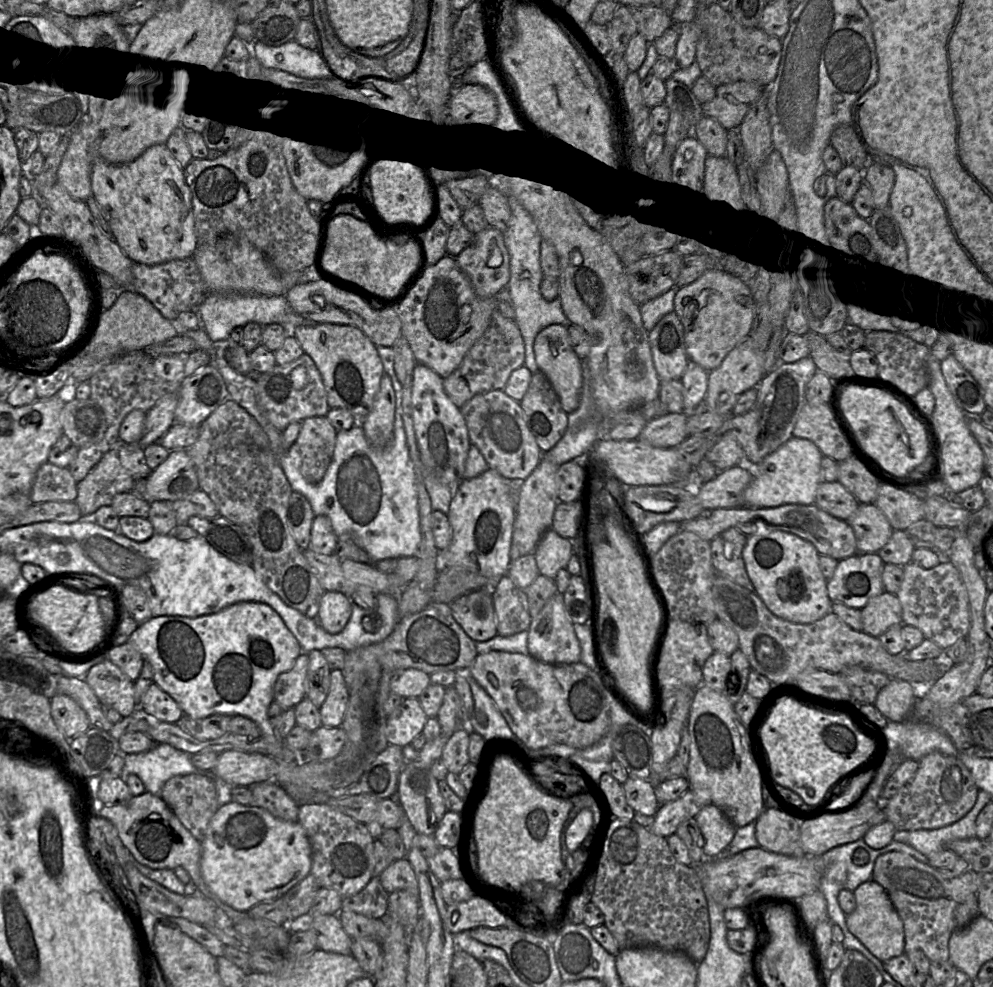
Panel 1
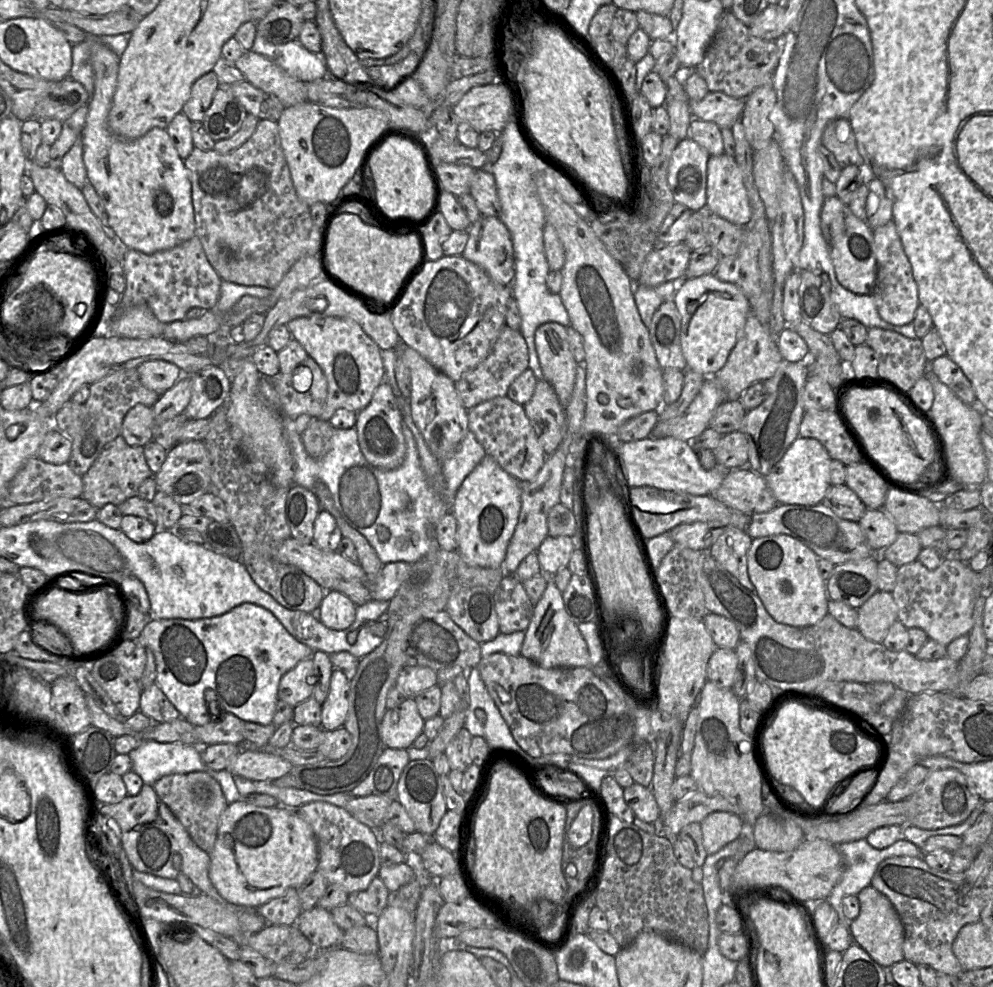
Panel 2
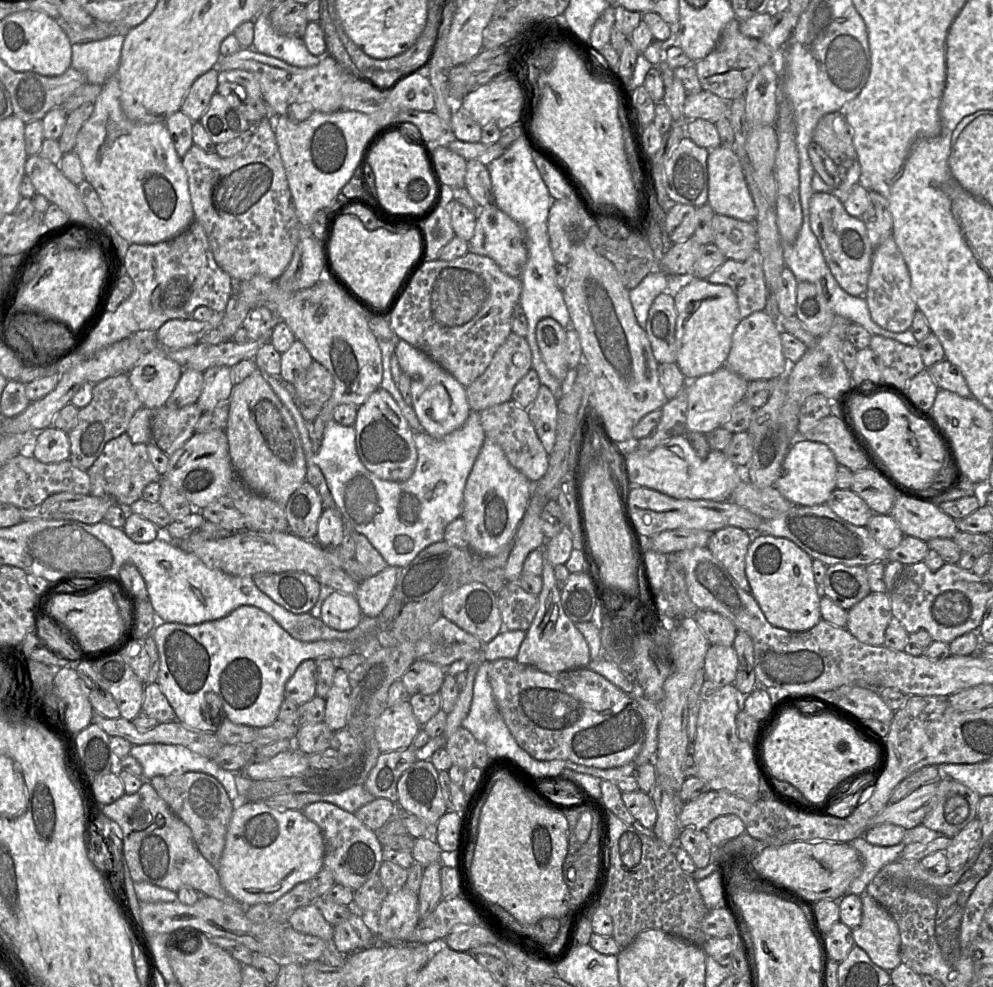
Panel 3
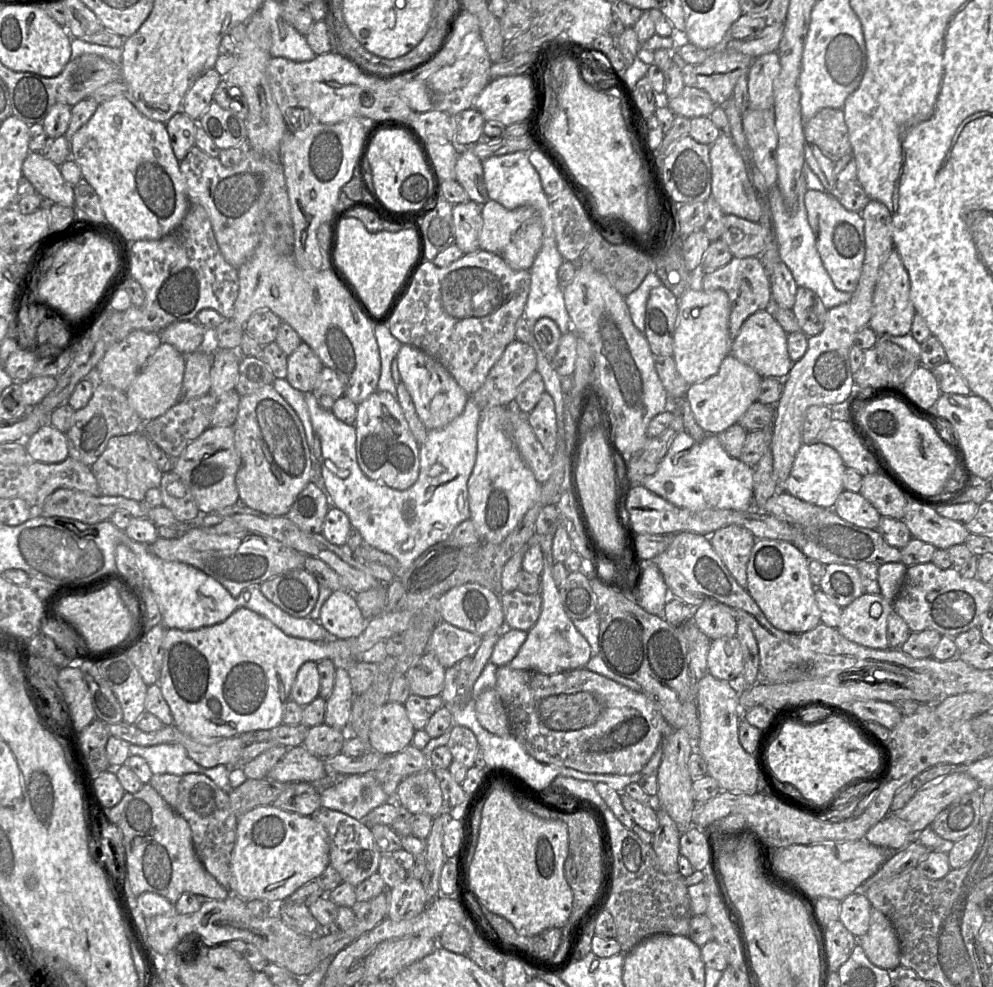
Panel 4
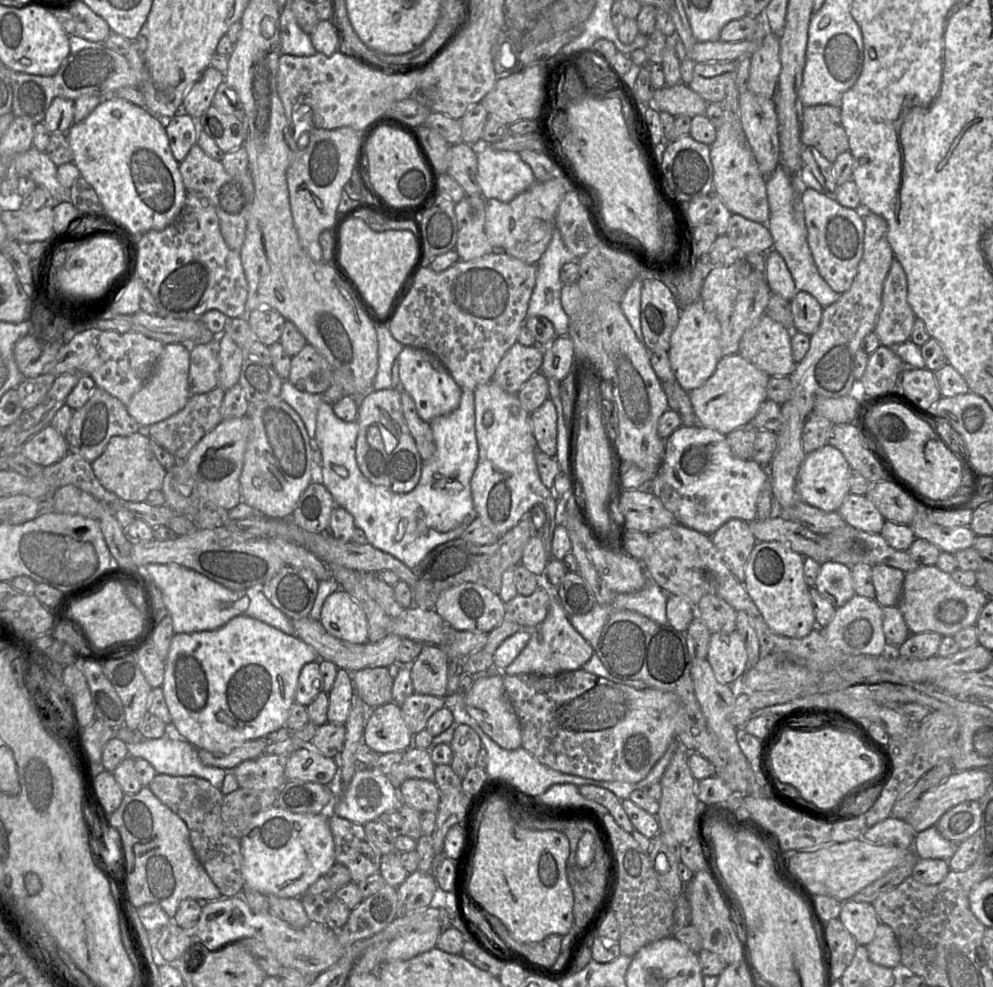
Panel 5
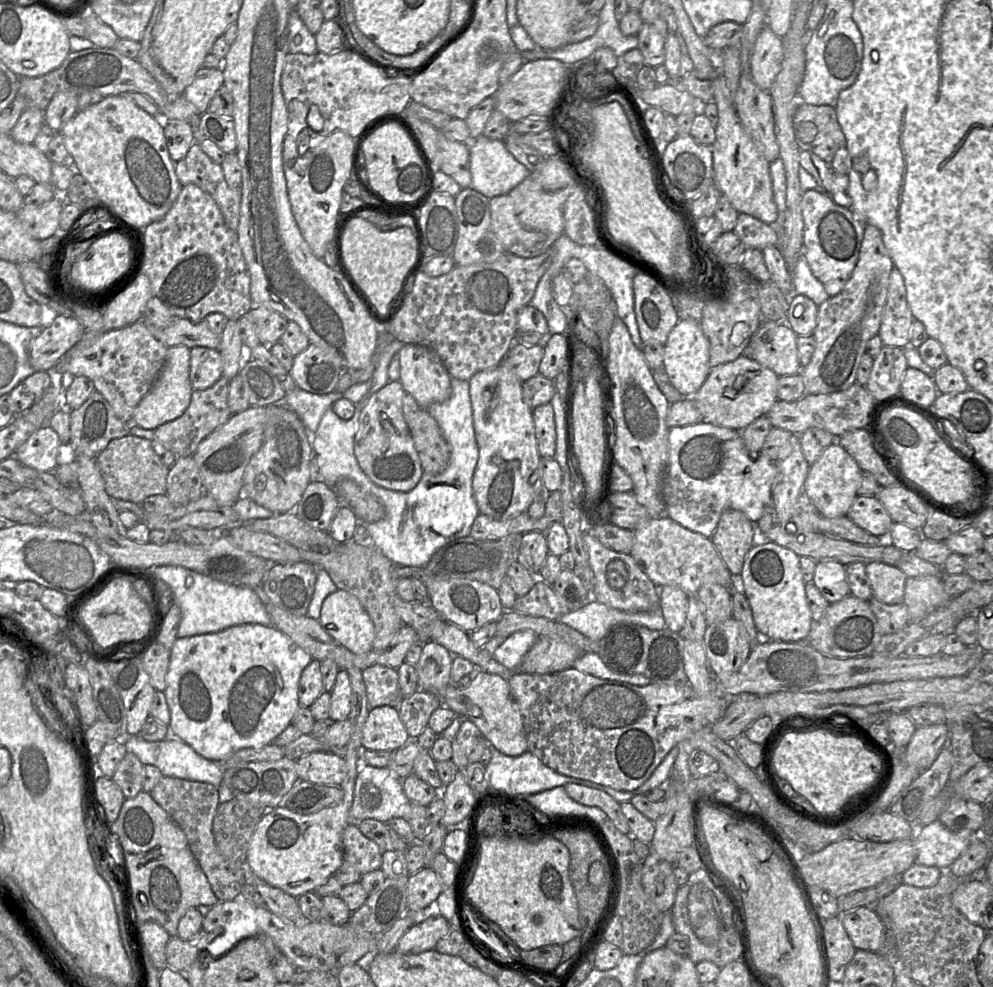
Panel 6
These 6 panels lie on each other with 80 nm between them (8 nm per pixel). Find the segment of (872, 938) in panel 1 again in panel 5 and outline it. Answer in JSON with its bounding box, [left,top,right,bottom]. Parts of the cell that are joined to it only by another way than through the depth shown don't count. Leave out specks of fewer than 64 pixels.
[866,924,901,968]

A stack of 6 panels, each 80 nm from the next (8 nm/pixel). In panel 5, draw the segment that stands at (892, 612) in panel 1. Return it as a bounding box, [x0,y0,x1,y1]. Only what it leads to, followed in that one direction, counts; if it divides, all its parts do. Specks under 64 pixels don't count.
[822,594,889,656]

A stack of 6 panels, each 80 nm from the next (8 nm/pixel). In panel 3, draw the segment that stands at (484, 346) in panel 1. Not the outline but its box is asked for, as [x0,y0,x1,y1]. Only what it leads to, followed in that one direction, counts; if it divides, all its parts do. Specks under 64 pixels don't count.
[466,333,532,412]

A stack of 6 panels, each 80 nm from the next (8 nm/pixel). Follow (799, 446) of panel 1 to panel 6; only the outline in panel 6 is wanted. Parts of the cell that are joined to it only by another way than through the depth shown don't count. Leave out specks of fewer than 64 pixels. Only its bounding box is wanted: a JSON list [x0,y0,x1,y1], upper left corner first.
[804,441,862,519]

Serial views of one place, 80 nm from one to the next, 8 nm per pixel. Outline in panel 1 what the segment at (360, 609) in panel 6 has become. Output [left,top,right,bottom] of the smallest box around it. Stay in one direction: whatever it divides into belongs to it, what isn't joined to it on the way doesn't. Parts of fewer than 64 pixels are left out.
[317,591,352,634]

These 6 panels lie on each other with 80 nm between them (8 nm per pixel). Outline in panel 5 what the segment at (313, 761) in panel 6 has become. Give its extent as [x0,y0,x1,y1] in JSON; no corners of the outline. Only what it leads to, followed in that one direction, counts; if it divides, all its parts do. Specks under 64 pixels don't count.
[285,747,337,785]

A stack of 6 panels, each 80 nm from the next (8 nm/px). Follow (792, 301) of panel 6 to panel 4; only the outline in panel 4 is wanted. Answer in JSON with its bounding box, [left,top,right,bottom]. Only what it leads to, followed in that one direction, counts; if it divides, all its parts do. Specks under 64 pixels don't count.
[792,287,828,337]

